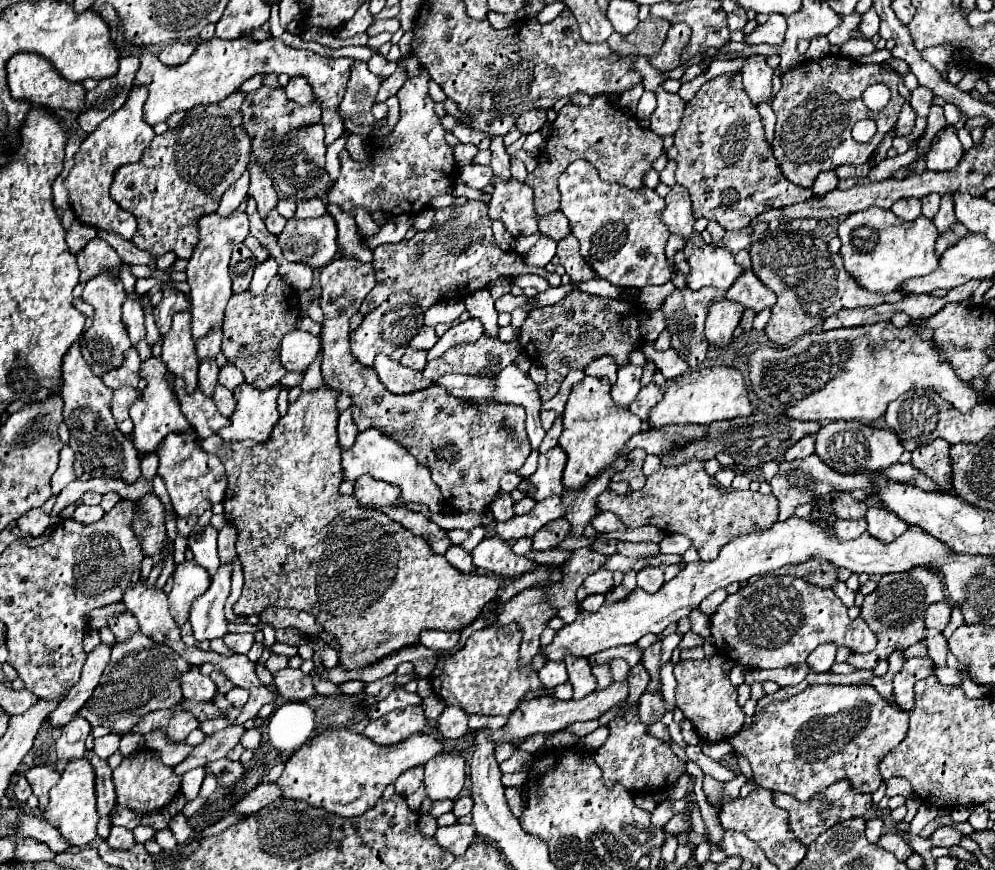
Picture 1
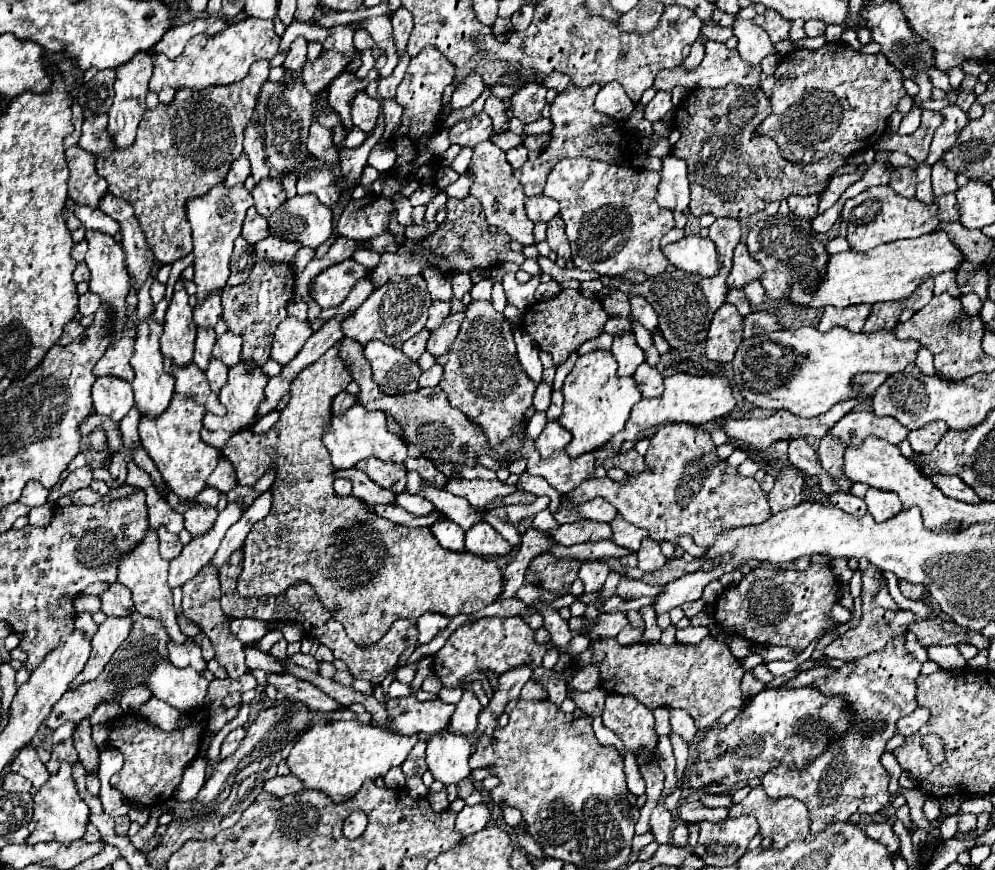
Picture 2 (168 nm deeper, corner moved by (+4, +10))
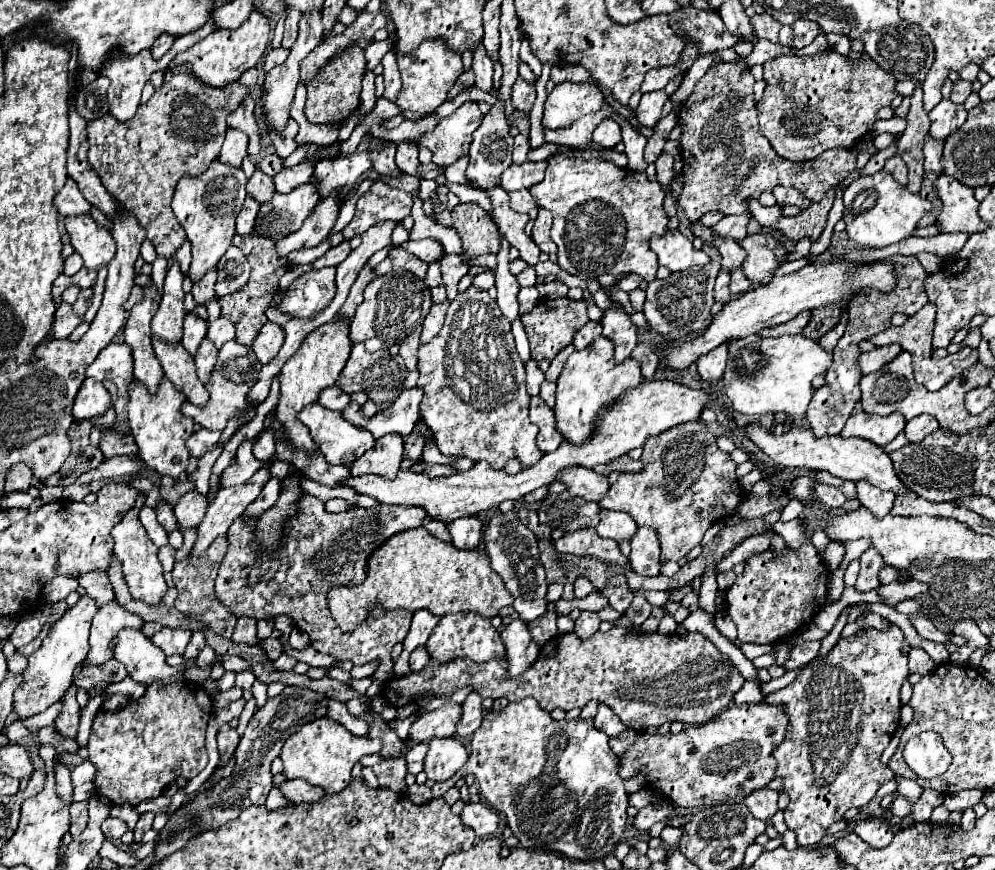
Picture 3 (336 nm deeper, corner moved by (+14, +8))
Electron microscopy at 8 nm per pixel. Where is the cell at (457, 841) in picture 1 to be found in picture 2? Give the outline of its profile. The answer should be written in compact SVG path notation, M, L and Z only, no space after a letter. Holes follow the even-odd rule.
M480 802L474 806L464 806L456 818L456 832L460 832L462 838L468 838L478 830L482 830L488 824L488 820L490 820L490 810L486 808L486 804Z

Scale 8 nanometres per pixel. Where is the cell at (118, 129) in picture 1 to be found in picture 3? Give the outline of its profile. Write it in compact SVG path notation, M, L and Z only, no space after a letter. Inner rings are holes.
M210 18L210 20L206 22L206 26L204 26L204 28L196 30L196 32L192 32L192 34L184 34L184 36L176 38L170 50L159 60L154 60L154 58L150 56L150 52L140 52L140 54L128 56L128 54L124 54L124 52L120 52L120 50L112 50L110 58L108 58L108 60L104 62L104 66L100 68L100 74L102 74L102 76L106 76L106 78L110 78L110 82L112 82L112 84L110 84L110 88L108 88L110 114L112 114L116 120L120 120L120 122L130 120L130 118L136 114L136 108L140 106L142 88L144 88L144 84L150 80L150 74L152 74L152 72L156 72L156 70L166 70L178 52L188 50L190 46L194 46L196 42L200 42L202 38L206 38L210 32L214 32L214 28L216 28L216 26L214 26L214 20Z

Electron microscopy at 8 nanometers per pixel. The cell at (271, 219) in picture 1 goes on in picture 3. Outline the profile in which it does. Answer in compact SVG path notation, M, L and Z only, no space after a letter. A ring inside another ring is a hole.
M256 168L256 172L252 174L252 178L246 184L246 190L250 196L254 196L258 202L266 202L270 200L270 196L274 194L274 182L270 176L266 176L260 168Z

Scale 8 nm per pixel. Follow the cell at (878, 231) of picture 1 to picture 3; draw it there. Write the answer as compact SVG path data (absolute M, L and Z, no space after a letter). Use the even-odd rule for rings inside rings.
M880 170L872 176L860 176L856 178L842 194L844 200L844 220L846 220L846 232L848 236L858 242L860 246L868 248L882 248L896 244L916 230L918 220L932 210L932 202L920 198L918 194L908 192L906 186L898 184L890 172Z

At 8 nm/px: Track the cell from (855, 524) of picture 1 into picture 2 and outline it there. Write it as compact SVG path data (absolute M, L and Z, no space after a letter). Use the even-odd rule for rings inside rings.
M830 494L830 504L834 504L836 508L840 508L848 514L864 514L866 512L864 500L856 498L852 494Z

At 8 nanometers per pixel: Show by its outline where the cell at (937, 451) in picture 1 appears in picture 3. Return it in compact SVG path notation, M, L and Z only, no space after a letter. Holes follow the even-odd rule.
M916 416L914 420L910 420L910 422L906 424L906 436L908 436L910 442L920 442L920 440L924 440L930 432L934 432L934 430L938 430L938 428L940 428L940 424L938 424L938 420L934 420L932 416Z

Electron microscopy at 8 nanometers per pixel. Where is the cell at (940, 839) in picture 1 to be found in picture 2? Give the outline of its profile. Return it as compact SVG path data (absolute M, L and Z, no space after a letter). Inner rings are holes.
M962 814L958 822L958 834L970 834L976 828L976 816L974 814Z

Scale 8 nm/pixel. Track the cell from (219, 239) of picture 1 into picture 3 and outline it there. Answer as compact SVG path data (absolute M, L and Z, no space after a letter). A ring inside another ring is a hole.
M214 160L202 176L184 176L178 182L172 198L172 210L192 242L192 264L188 272L192 282L200 280L210 268L214 268L228 250L232 236L236 234L236 216L246 198L246 182L248 178L242 168L230 168L220 160Z

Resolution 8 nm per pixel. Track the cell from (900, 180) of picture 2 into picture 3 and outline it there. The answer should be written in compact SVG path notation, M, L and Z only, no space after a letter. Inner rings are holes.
M892 156L892 158L888 158L884 170L888 170L888 172L890 172L902 186L906 186L906 182L908 182L906 174L908 174L908 170L906 170L906 164L904 164L904 160L902 160L900 156Z

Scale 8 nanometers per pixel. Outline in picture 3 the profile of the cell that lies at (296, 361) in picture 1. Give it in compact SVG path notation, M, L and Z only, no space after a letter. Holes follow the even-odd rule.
M266 322L260 328L258 336L254 338L252 350L262 364L268 364L278 354L282 342L284 342L284 330L274 322Z

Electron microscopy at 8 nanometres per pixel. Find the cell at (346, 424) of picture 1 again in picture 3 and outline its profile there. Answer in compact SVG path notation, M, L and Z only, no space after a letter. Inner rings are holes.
M330 386L330 388L324 388L320 392L318 402L324 408L330 408L330 410L344 410L348 406L348 402L350 402L350 396L346 392L342 392L338 386Z

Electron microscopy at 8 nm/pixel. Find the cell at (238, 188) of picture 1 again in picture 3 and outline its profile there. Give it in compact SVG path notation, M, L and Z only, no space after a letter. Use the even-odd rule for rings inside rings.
M228 128L224 146L220 150L220 160L230 164L230 166L240 166L248 148L248 136L244 132L238 132L234 128Z

